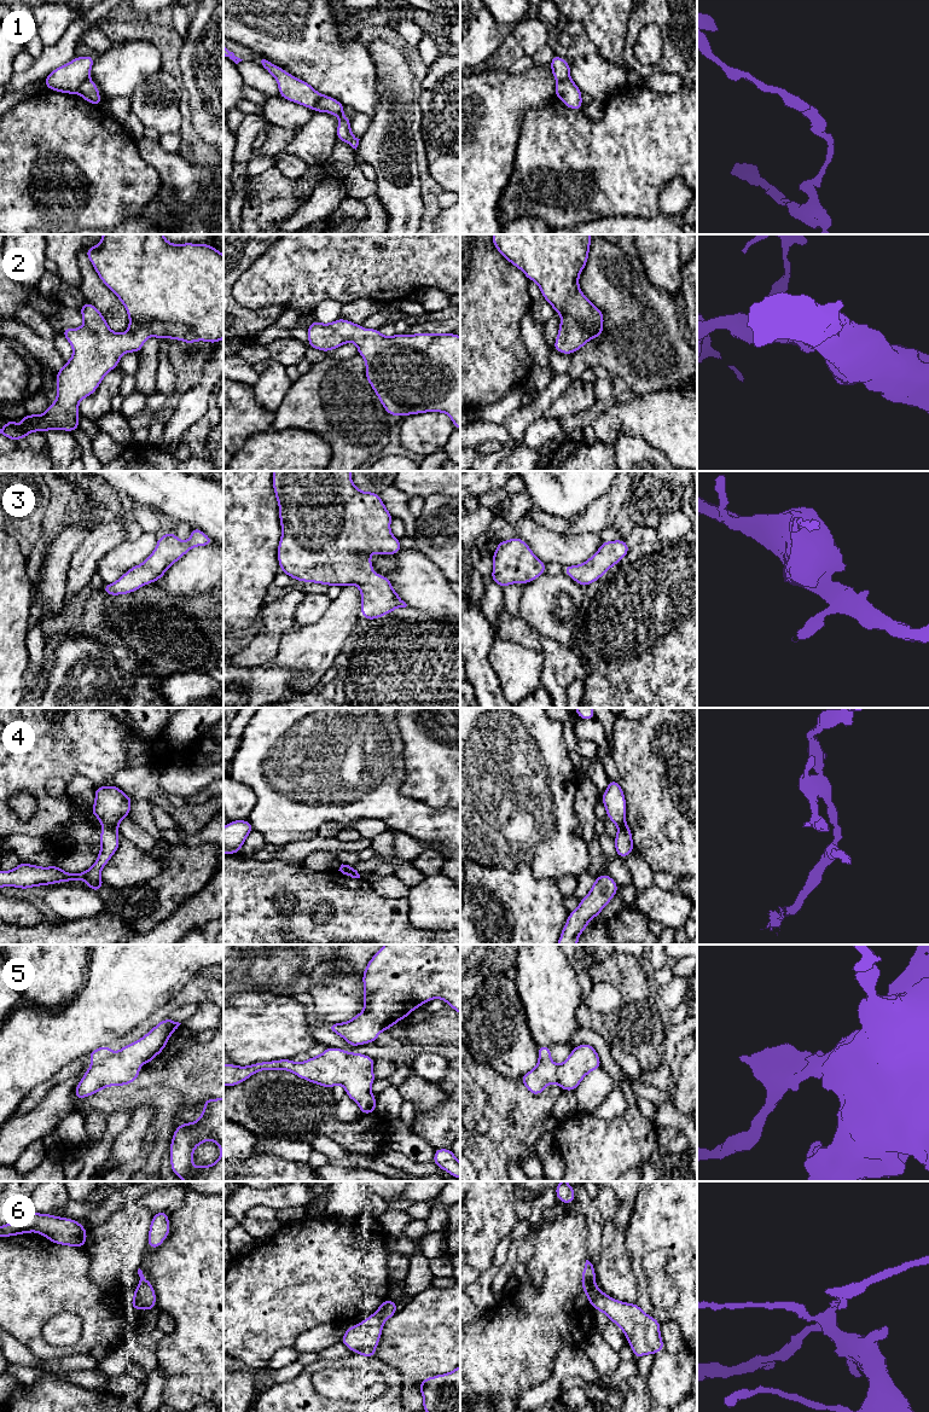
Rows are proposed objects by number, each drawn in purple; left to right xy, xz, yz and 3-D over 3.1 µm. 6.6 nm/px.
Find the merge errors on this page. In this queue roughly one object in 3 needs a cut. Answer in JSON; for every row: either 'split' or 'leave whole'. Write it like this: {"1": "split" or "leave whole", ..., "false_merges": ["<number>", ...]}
{"1": "split", "2": "leave whole", "3": "leave whole", "4": "split", "5": "leave whole", "6": "split", "false_merges": ["1", "4", "6"]}

